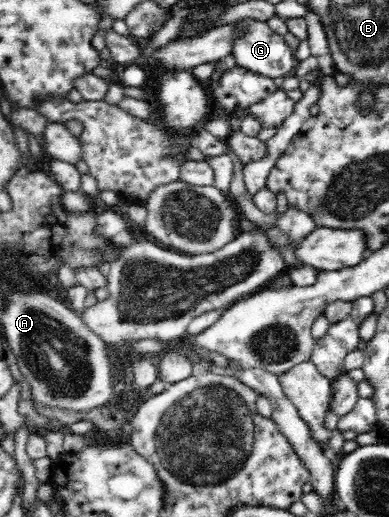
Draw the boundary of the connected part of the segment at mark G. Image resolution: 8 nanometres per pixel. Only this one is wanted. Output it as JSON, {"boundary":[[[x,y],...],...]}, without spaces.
{"boundary":[[[238,20],[236,25],[240,32],[232,54],[237,66],[271,79],[288,76],[297,66],[298,60],[292,56],[284,36],[272,31],[266,21]]]}

